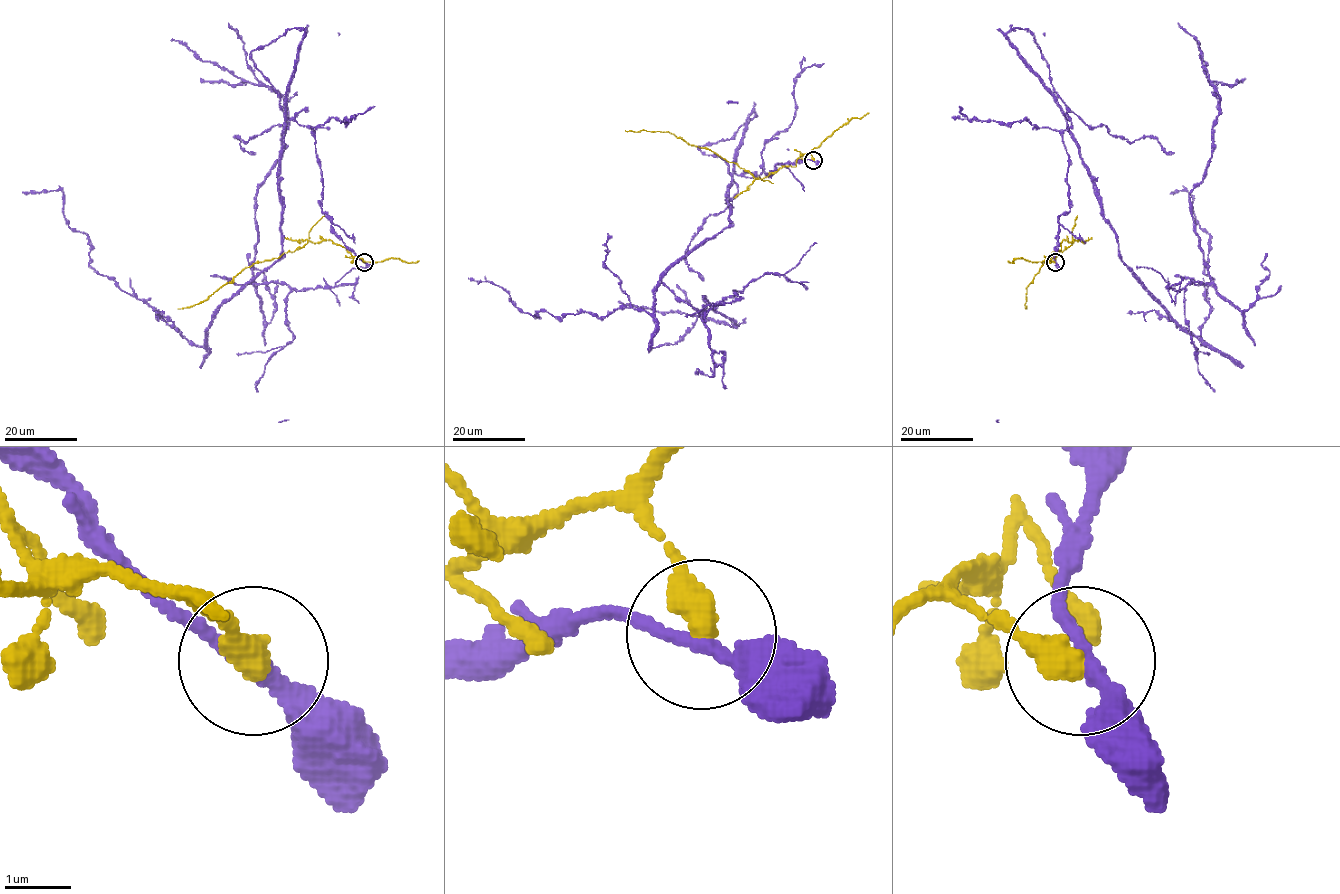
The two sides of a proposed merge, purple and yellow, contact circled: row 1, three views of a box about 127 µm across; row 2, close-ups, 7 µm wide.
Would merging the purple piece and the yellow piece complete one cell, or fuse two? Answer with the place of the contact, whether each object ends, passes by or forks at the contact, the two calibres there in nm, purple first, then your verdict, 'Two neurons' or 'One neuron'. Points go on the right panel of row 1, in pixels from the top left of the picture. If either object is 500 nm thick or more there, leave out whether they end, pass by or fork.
Place: (1055, 262). At the ring purple passes by. At the ring yellow ends. Thickness 200 nm (purple) against 480 nm. Two neurons

